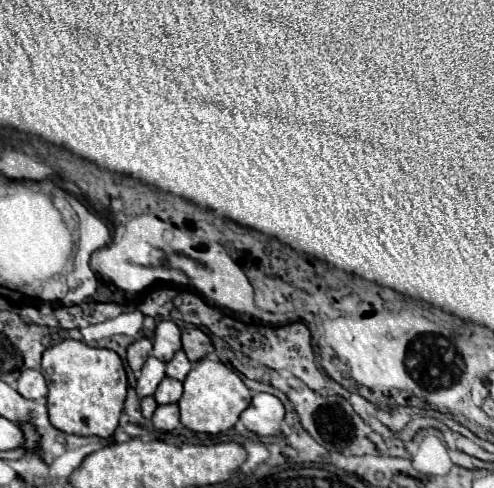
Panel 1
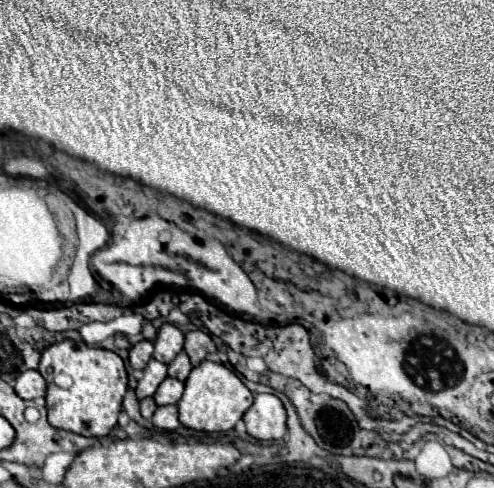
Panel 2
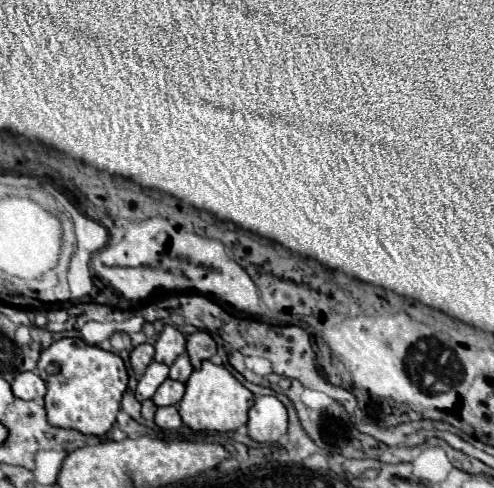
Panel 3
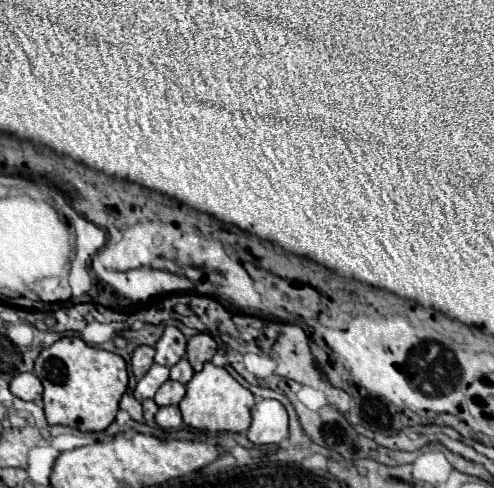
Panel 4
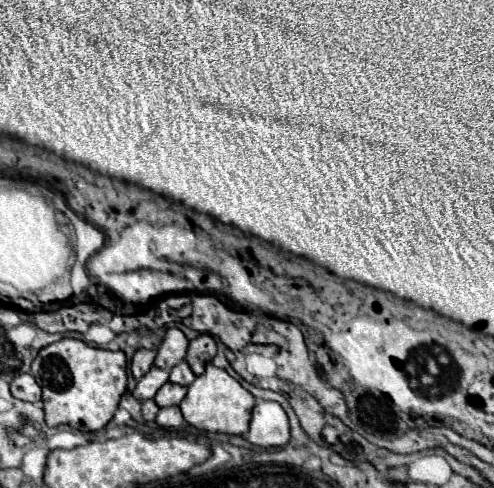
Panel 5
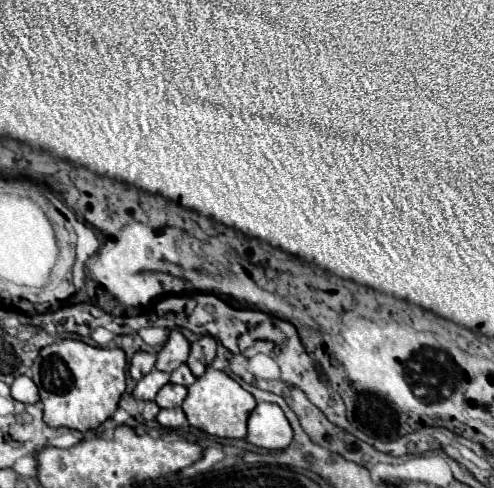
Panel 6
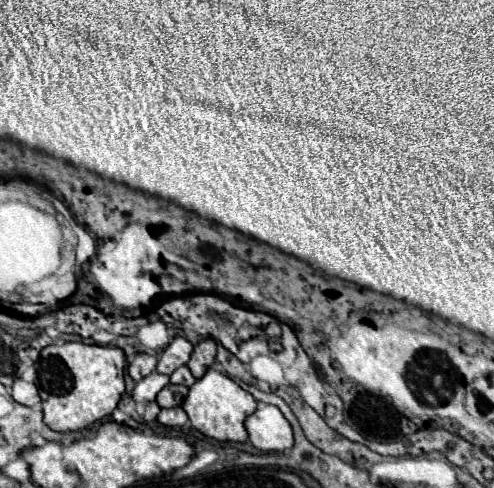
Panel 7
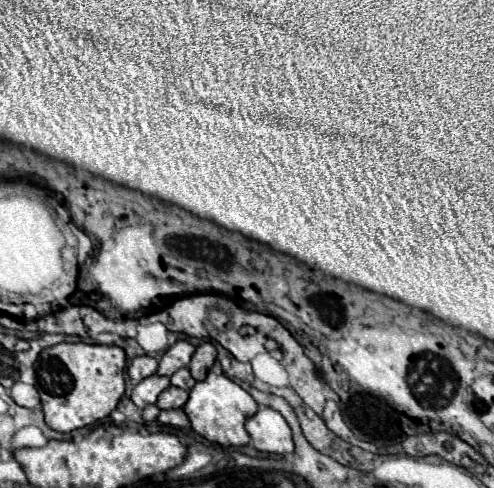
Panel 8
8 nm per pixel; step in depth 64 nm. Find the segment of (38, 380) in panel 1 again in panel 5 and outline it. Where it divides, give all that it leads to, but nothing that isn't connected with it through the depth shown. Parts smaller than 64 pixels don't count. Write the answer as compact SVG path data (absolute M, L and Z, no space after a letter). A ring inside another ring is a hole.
M20 374L10 382L10 392L14 398L24 400L24 402L38 402L40 400L40 386L32 378L32 374Z

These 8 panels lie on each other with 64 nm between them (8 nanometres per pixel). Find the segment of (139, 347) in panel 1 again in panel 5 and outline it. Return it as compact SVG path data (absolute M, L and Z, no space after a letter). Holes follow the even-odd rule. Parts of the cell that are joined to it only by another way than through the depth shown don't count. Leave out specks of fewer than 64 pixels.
M136 350L132 362L130 362L130 370L132 370L132 376L136 380L140 380L152 366L154 366L154 358L156 358L156 352L154 350Z

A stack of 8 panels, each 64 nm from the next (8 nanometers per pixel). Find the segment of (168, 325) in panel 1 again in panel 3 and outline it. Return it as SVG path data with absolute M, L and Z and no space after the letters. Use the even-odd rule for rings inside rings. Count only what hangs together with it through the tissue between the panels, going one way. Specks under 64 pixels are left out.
M166 324L162 334L158 336L154 348L156 348L154 360L170 366L180 354L186 352L186 336L176 326Z

